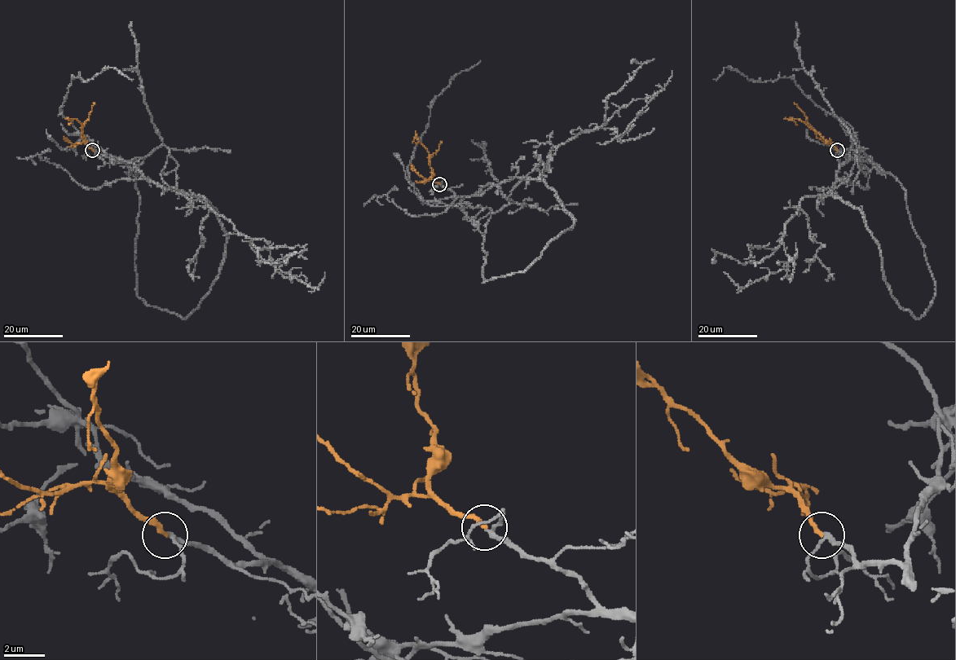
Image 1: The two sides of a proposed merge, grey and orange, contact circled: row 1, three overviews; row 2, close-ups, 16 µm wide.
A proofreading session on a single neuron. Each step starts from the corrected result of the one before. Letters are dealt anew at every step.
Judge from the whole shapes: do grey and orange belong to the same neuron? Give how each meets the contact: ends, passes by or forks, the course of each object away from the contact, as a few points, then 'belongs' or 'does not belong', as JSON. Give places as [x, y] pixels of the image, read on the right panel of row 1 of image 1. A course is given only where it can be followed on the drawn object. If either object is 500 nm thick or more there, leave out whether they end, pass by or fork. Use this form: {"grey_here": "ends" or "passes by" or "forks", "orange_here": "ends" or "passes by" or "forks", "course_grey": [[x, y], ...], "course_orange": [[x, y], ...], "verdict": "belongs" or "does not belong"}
{"grey_here": "passes by", "orange_here": "ends", "course_grey": [[837, 150], [850, 157], [839, 165], [833, 196], [804, 197], [785, 224], [788, 266], [743, 288], [723, 271]], "course_orange": [[837, 150], [814, 129], [795, 119]], "verdict": "belongs"}

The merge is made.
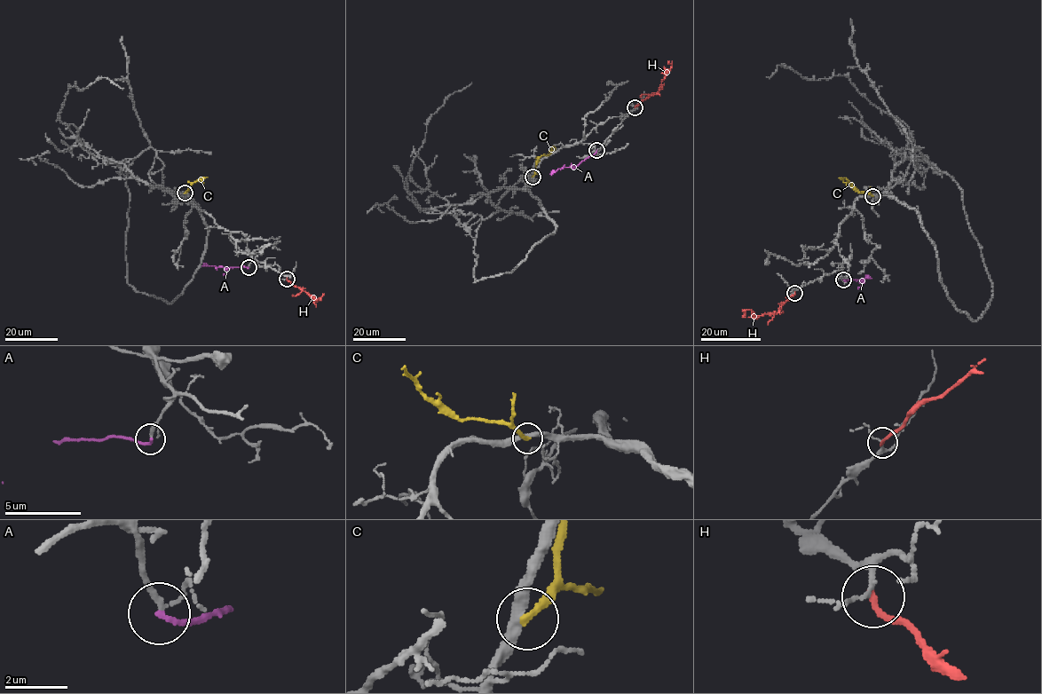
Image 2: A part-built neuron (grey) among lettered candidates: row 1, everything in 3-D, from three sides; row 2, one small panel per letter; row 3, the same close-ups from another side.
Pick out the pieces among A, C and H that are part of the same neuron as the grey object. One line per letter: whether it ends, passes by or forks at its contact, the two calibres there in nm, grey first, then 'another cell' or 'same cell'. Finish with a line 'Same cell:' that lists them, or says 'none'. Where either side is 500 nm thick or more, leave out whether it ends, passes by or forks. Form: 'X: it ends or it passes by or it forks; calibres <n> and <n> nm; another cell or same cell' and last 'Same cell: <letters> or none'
A: it ends; calibres 160 and 160 nm; same cell
C: it ends; calibres 340 and 240 nm; another cell
H: it ends; calibres 120 and 220 nm; another cell
Same cell: A

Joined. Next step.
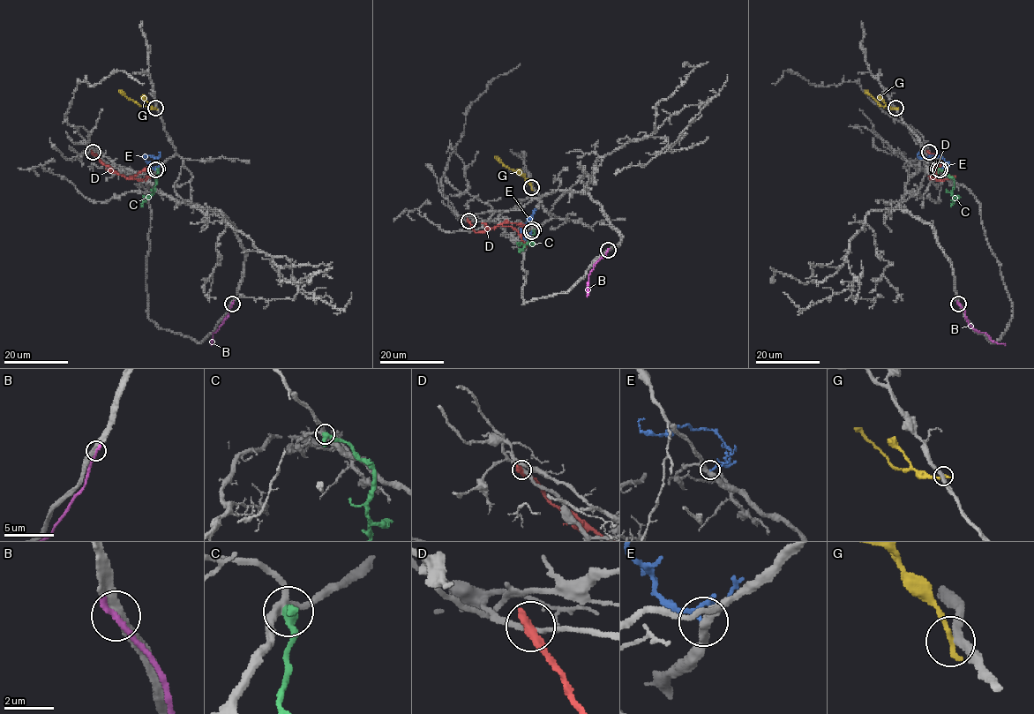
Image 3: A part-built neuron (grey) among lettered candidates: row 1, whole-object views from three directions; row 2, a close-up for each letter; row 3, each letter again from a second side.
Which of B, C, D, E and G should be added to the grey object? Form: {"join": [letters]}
{"join": ["B"]}

